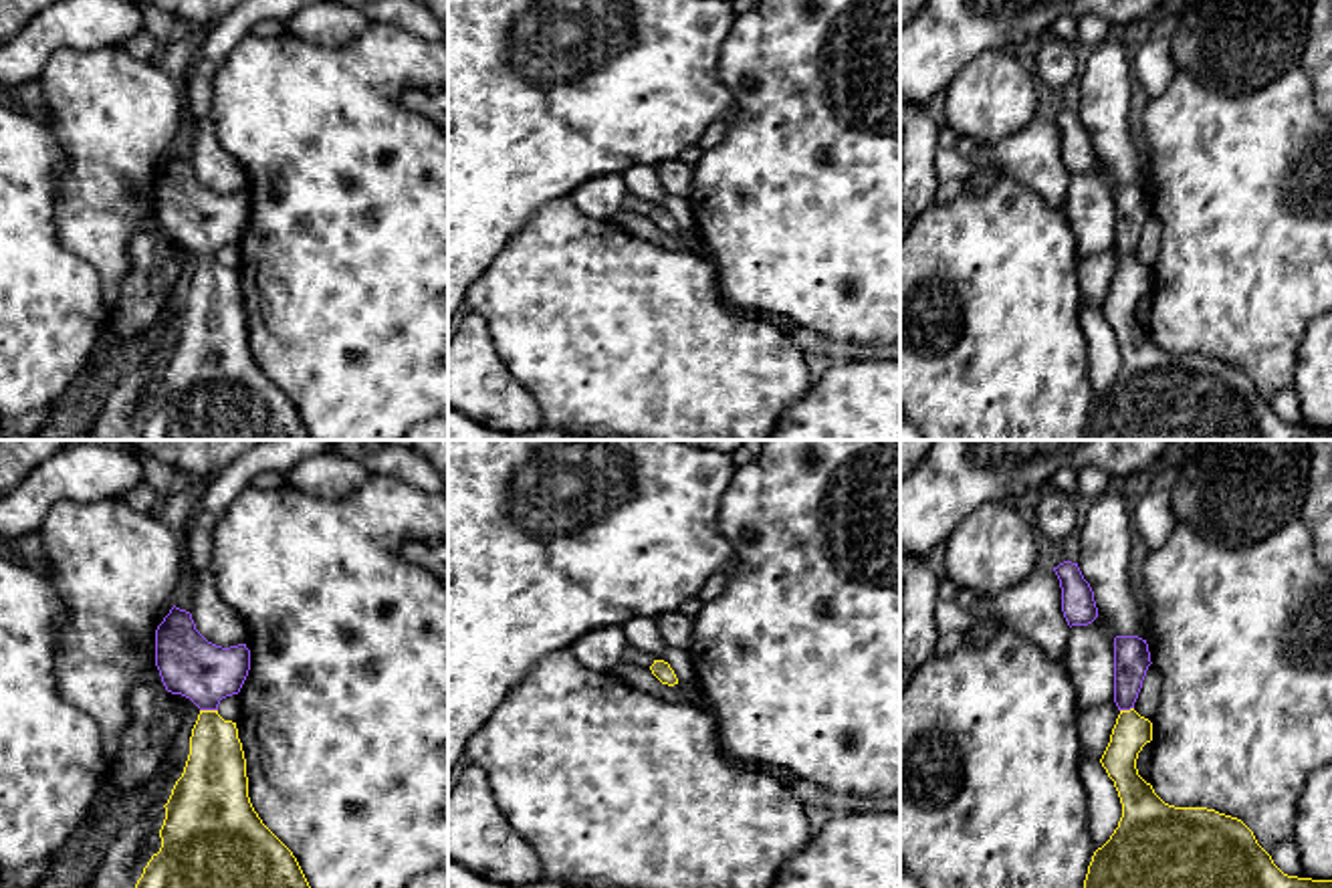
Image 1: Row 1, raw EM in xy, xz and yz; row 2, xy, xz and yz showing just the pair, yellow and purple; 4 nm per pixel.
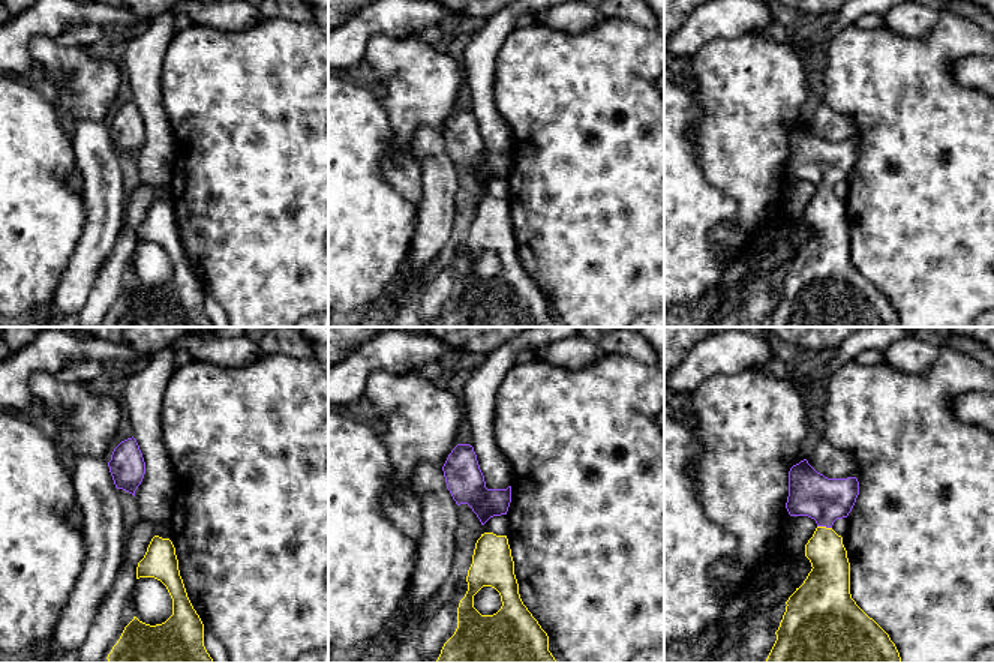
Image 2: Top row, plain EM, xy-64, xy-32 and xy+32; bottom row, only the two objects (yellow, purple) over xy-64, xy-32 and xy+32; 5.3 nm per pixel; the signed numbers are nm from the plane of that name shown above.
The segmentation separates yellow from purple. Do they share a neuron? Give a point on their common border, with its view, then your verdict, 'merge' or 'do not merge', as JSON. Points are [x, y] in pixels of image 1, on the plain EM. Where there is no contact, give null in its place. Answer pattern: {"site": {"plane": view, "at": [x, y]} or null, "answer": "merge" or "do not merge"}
{"site": {"plane": "xy", "at": [208, 259]}, "answer": "merge"}

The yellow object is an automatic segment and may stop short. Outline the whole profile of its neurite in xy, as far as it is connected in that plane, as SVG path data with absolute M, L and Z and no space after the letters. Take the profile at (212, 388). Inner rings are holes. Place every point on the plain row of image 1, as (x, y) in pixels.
M174 153L155 178L155 214L165 238L190 246L200 262L184 321L163 353L161 396L133 440L313 440L293 400L254 359L236 270L218 262L220 248L238 242L248 224L246 192L222 196L208 190L192 161Z

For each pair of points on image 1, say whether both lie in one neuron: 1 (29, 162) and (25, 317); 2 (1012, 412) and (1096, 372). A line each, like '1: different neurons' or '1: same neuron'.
1: same neuron
2: different neurons

